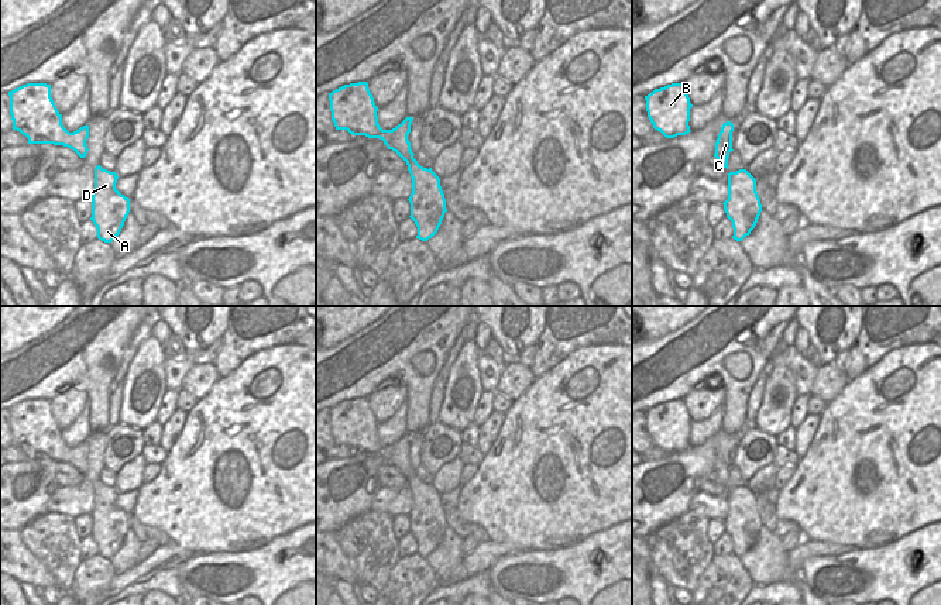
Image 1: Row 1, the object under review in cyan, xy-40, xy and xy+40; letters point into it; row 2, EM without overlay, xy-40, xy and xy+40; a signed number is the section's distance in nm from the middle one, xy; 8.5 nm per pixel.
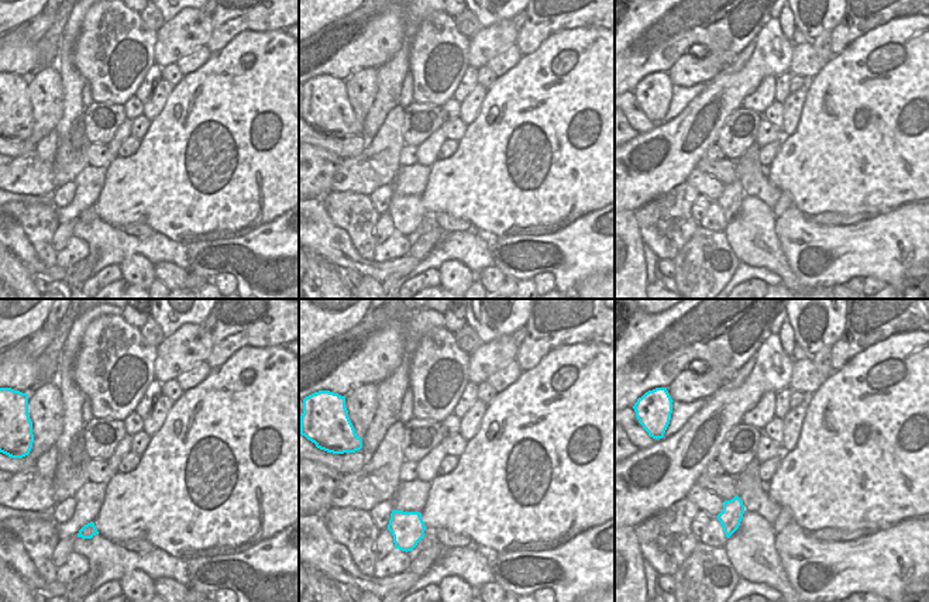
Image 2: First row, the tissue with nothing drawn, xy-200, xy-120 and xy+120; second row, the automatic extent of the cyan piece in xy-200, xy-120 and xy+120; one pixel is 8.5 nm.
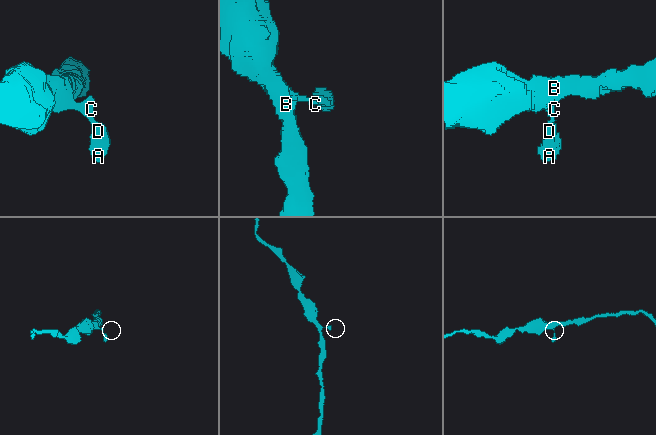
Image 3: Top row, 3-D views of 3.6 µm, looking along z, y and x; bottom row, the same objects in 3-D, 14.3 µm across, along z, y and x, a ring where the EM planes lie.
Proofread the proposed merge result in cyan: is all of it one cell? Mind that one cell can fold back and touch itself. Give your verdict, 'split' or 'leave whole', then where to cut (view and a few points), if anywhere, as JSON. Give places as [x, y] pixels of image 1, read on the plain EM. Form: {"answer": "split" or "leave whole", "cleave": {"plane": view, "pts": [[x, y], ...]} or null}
{"answer": "leave whole", "cleave": null}

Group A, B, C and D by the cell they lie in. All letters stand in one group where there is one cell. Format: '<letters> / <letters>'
A B C D

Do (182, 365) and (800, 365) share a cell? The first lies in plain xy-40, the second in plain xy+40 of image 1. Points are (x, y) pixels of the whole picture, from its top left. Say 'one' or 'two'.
one

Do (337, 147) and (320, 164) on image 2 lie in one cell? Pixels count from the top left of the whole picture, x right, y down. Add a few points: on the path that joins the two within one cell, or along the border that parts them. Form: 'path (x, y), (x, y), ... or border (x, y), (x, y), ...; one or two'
border (313, 144), (341, 158); two

